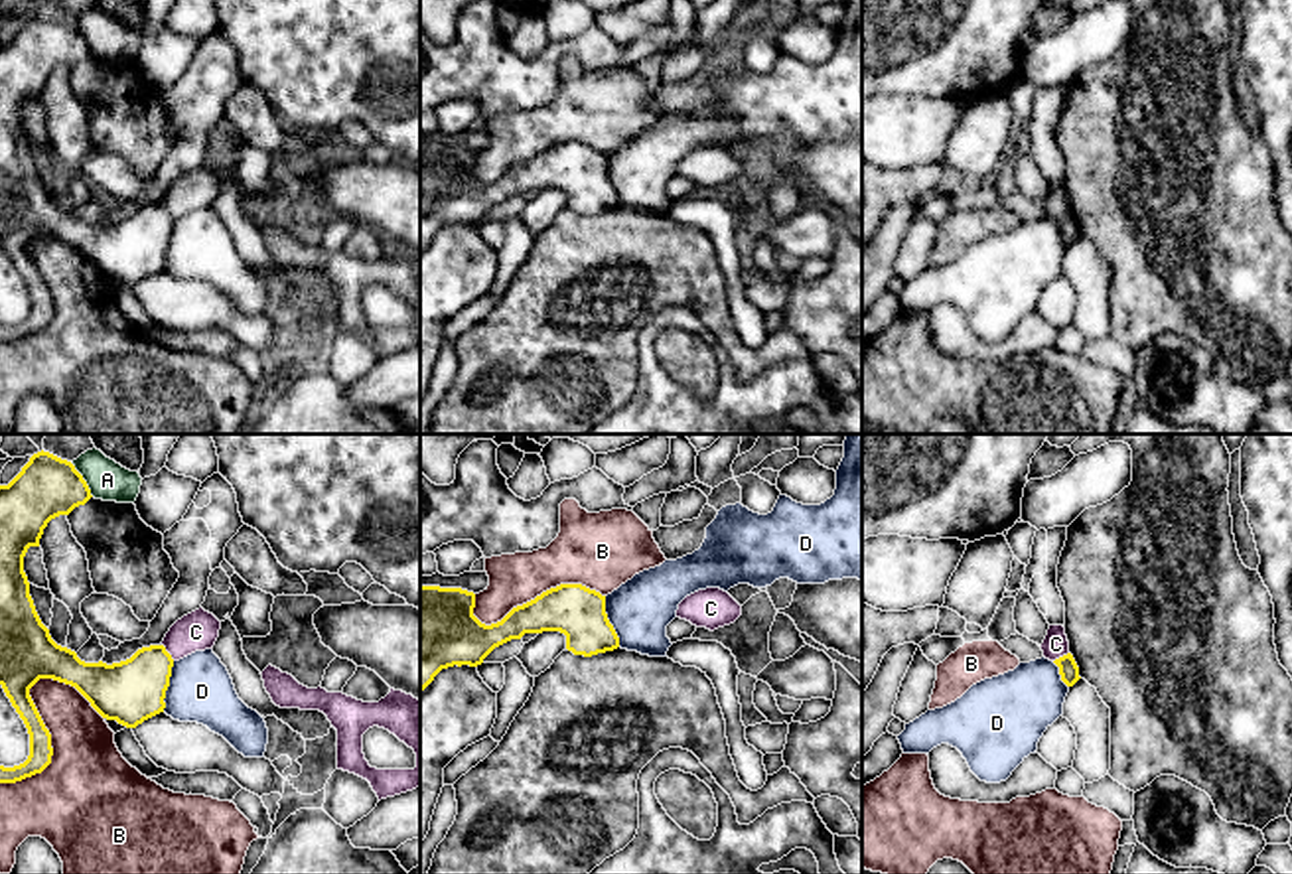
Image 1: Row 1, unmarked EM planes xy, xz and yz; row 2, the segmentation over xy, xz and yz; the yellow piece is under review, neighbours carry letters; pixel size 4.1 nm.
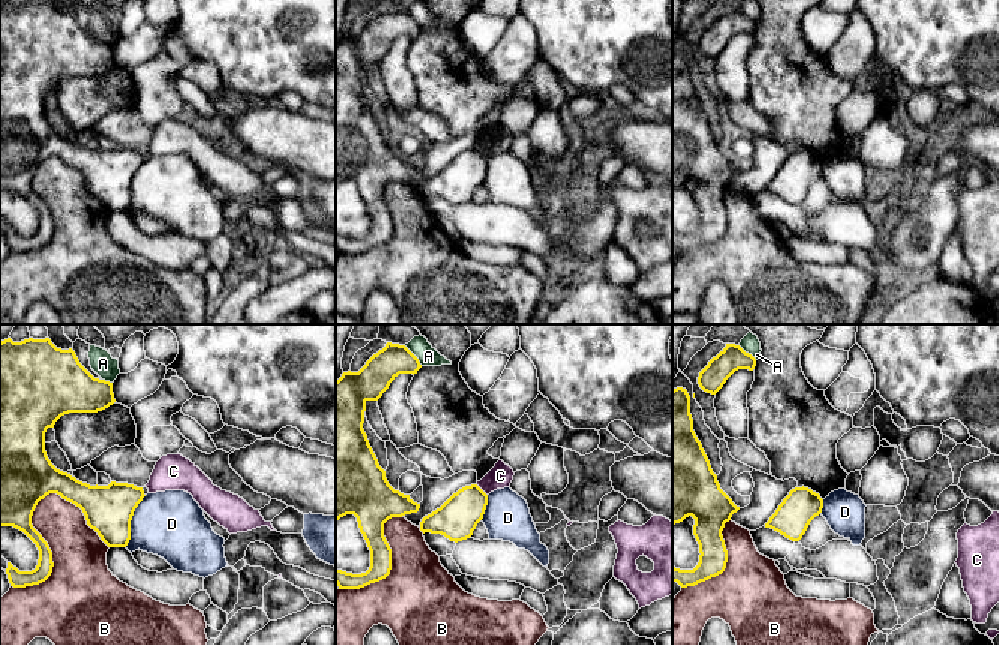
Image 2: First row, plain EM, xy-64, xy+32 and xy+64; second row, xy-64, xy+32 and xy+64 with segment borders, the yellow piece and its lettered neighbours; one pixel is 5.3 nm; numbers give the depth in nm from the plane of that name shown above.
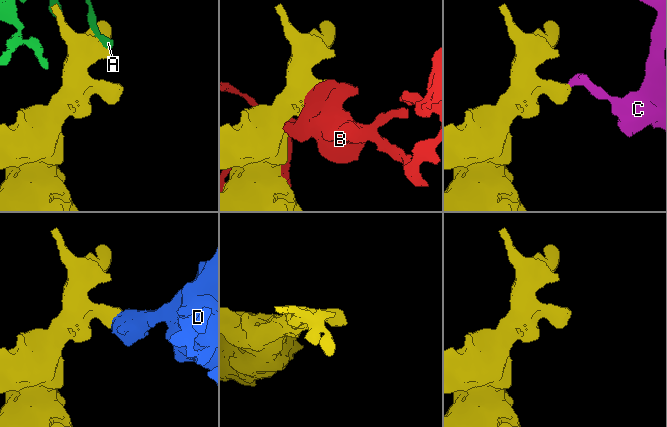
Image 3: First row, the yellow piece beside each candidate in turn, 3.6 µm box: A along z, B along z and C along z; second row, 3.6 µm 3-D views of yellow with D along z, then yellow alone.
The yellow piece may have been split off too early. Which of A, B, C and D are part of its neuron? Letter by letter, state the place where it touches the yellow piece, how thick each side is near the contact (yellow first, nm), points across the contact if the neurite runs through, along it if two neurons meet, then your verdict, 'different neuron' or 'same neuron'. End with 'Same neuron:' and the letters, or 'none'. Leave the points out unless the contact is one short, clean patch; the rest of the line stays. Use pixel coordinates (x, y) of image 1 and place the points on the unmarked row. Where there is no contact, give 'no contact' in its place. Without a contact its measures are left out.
A: contact xy (83, 38); calibres 260 and 160 nm; different neuron
B: contact xy (46, 287); calibres 150 and 320 nm; different neuron
C: contact xy (166, 210); calibres 260 and 160 nm; border xy (162, 202), (174, 218); different neuron
D: contact xy (168, 243); calibres 260 and 260 nm; border xy (174, 219), (162, 269); different neuron
Same neuron: none

